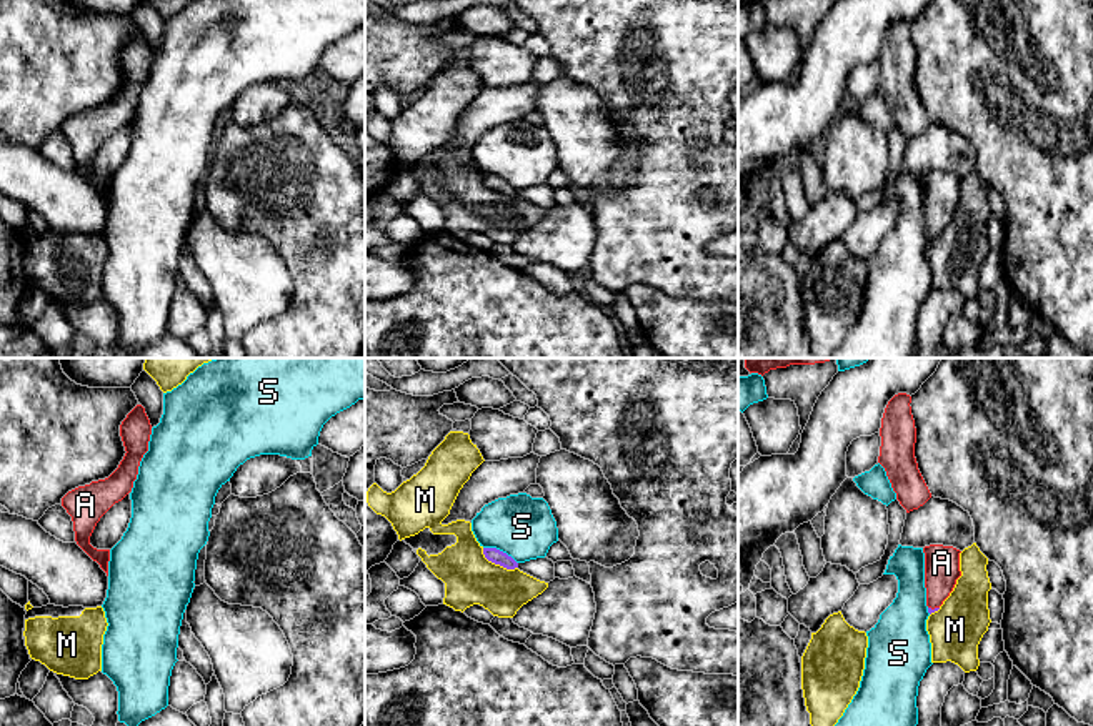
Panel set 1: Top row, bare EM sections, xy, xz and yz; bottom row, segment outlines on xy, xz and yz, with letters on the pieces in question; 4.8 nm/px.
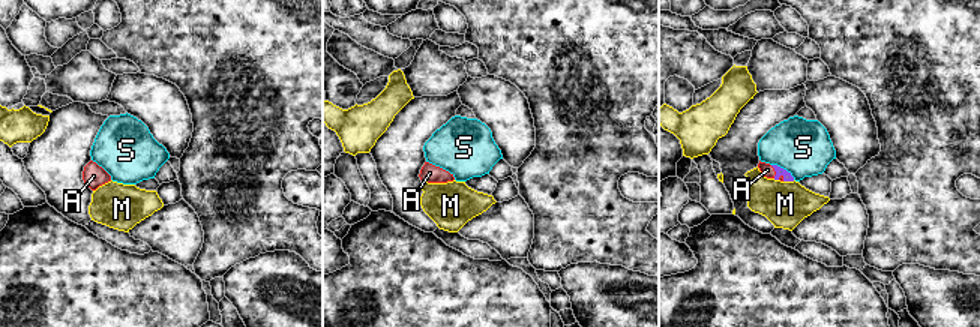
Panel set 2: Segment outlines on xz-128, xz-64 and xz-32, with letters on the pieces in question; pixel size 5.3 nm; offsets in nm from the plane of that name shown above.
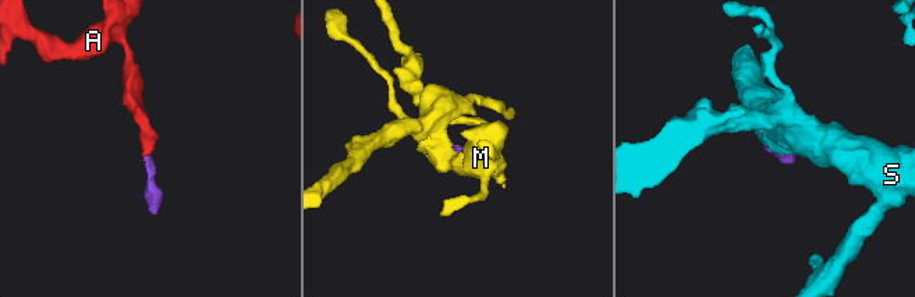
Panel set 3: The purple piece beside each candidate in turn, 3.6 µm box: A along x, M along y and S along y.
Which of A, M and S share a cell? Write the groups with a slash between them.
A / M / S

